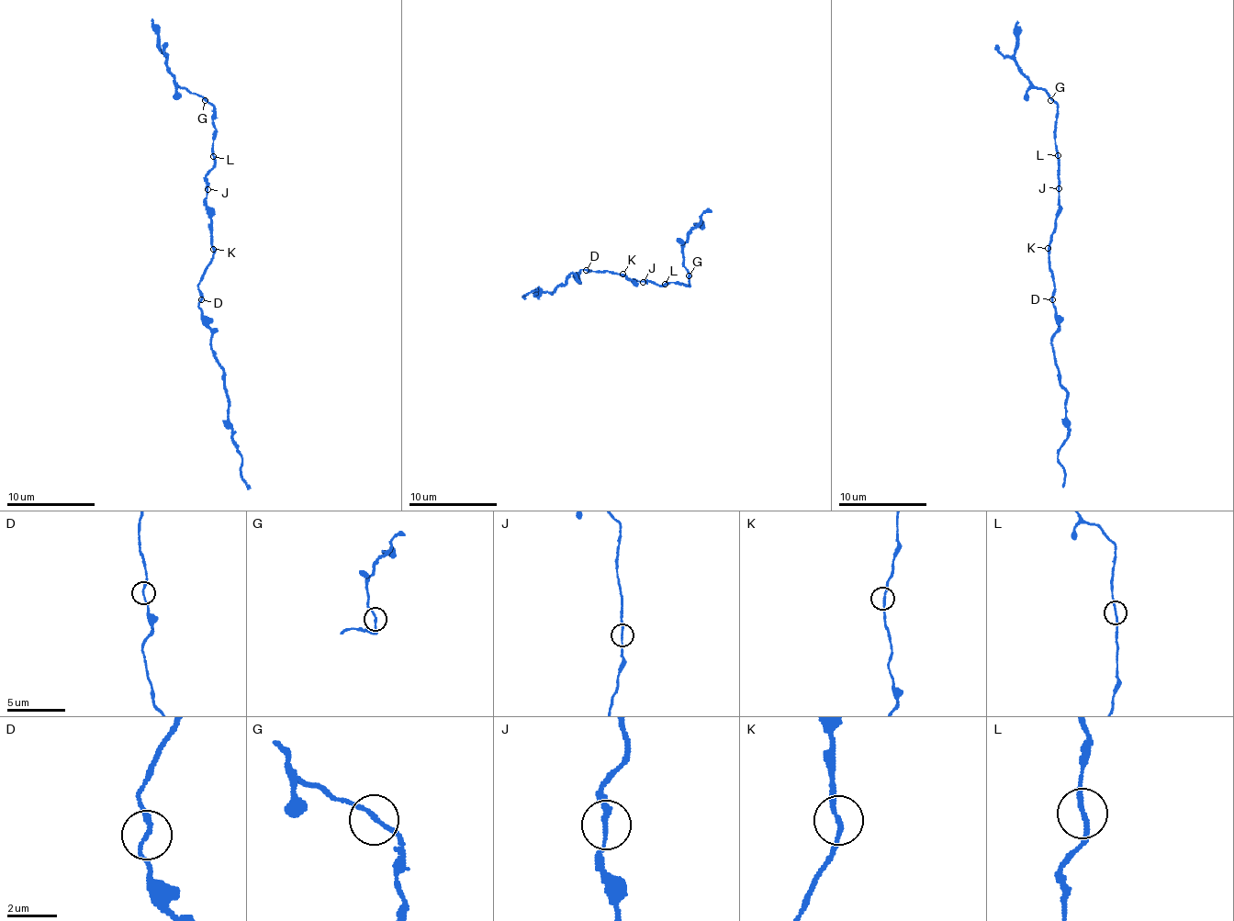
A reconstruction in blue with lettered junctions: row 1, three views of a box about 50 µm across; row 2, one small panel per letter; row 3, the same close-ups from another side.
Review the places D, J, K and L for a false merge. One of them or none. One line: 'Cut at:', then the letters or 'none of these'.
Cut at: none of these

